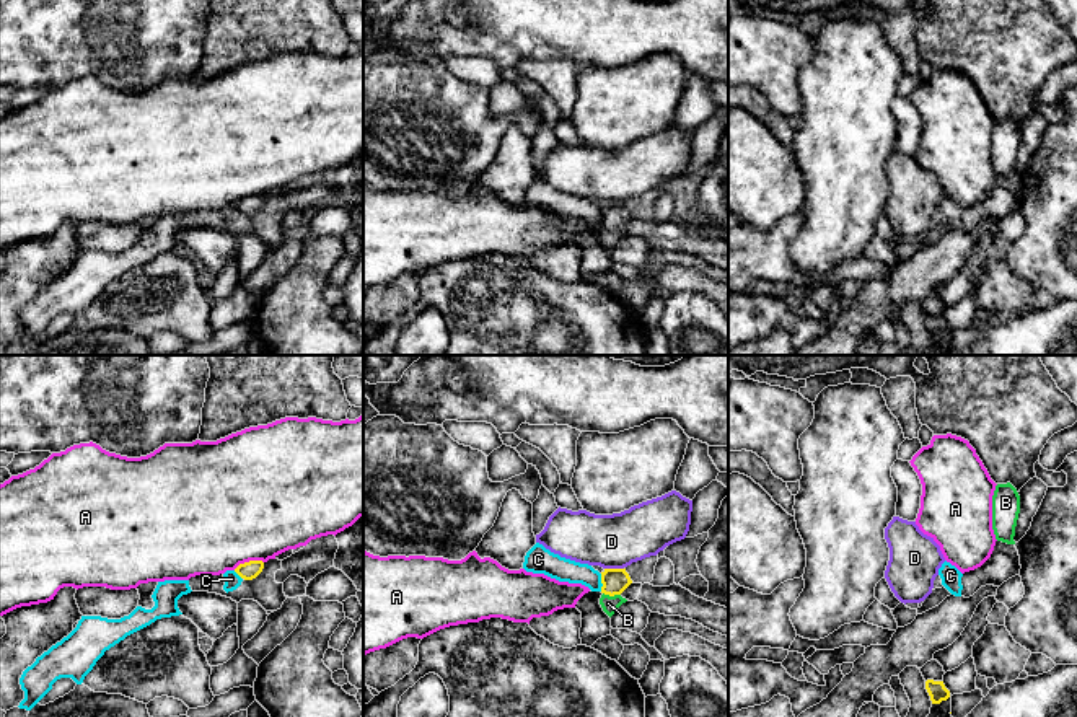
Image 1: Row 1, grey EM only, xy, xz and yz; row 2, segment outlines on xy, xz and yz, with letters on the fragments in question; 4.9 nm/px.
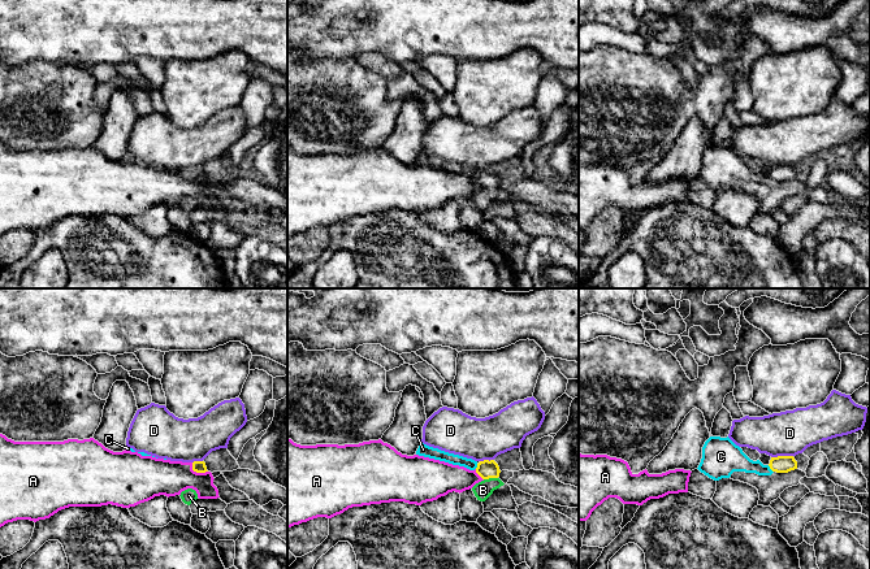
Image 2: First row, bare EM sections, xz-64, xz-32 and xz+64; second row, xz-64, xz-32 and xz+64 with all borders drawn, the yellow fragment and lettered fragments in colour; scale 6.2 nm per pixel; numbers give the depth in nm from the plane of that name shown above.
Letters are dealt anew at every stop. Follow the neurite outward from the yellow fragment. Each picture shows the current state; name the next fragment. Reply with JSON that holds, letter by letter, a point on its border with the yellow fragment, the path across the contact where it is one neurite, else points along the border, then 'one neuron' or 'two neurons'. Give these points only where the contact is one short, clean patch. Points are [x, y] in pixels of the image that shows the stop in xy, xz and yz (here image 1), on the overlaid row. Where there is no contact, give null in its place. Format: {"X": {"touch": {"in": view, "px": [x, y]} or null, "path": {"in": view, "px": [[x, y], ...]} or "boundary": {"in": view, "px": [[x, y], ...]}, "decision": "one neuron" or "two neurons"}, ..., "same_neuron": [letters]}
{"A": {"touch": {"in": "xy", "px": [250, 561]}, "boundary": {"in": "xy", "px": [[263, 561], [245, 561], [233, 569]]}, "decision": "two neurons"}, "B": {"touch": {"in": "xz", "px": [611, 595]}, "path": {"in": "xz", "px": [[615, 580], [611, 595], [608, 603]]}, "decision": "one neuron"}, "C": {"touch": {"in": "xz", "px": [602, 582]}, "boundary": {"in": "xz", "px": [[600, 574], [602, 590]]}, "decision": "two neurons"}, "D": {"touch": {"in": "xz", "px": [615, 569]}, "boundary": {"in": "xz", "px": [[605, 567], [623, 569]]}, "decision": "two neurons"}, "same_neuron": ["B"]}

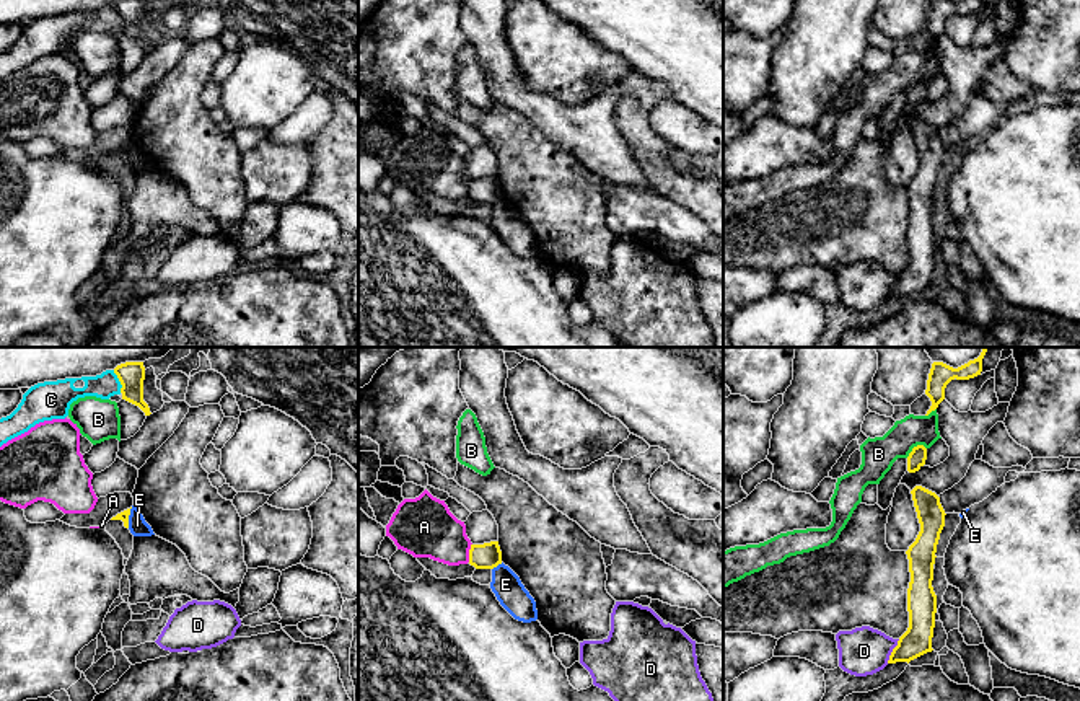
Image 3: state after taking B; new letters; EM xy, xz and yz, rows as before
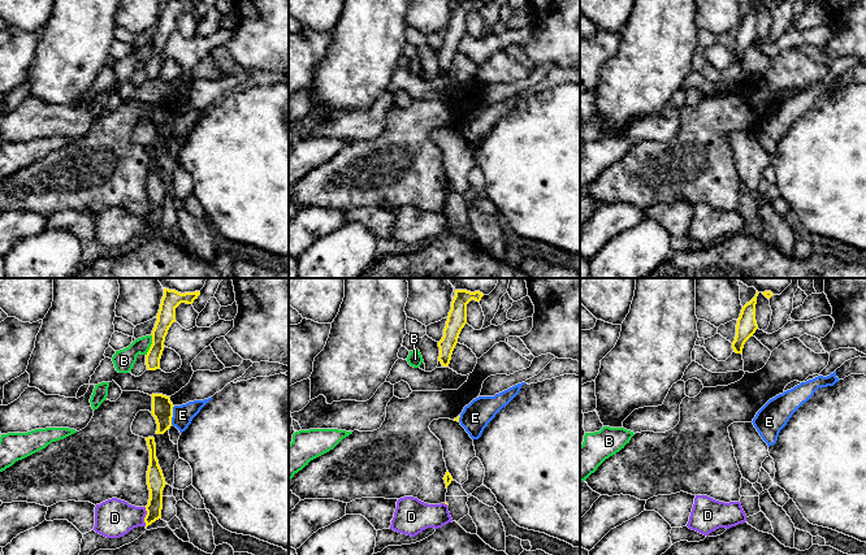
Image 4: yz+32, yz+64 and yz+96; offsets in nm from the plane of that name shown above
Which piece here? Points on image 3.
{"A": {"touch": {"in": "xz", "px": [469, 553]}, "decision": "two neurons"}, "B": {"touch": {"in": "yz", "px": [914, 447]}, "decision": "two neurons"}, "C": {"touch": {"in": "xy", "px": [119, 380]}, "boundary": {"in": "xy", "px": [[113, 370], [121, 392]]}, "decision": "two neurons"}, "D": {"touch": {"in": "yz", "px": [893, 651]}, "boundary": {"in": "yz", "px": [[900, 639], [886, 662]]}, "decision": "two neurons"}, "E": {"touch": {"in": "xy", "px": [127, 517]}, "boundary": {"in": "xy", "px": [[132, 507], [127, 527]]}, "decision": "two neurons"}, "same_neuron": []}

